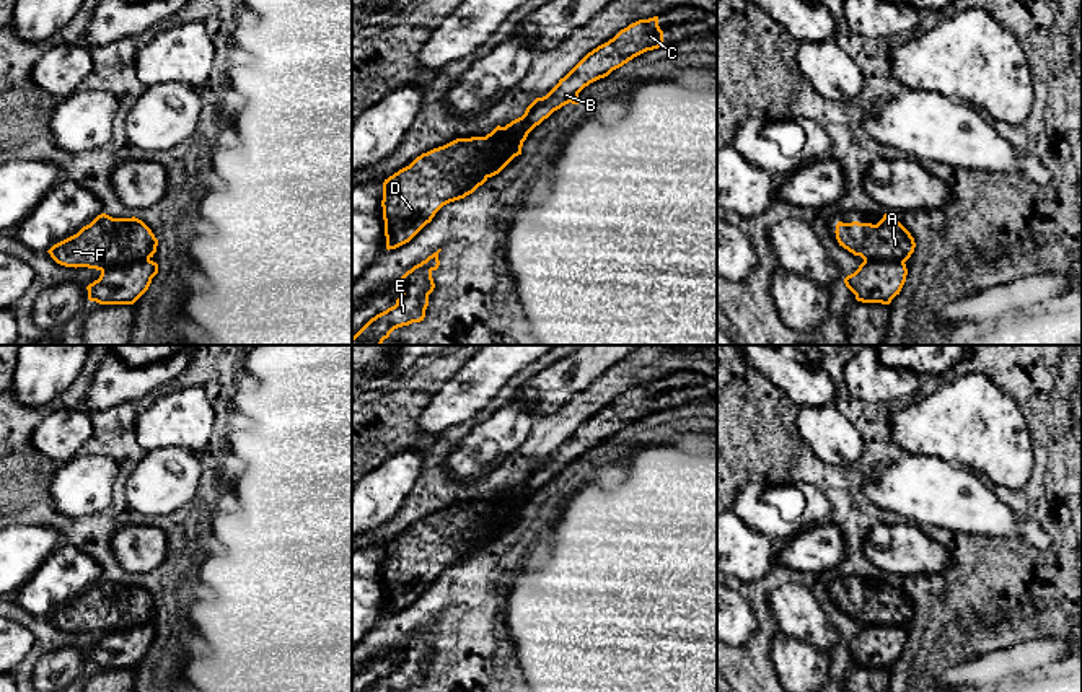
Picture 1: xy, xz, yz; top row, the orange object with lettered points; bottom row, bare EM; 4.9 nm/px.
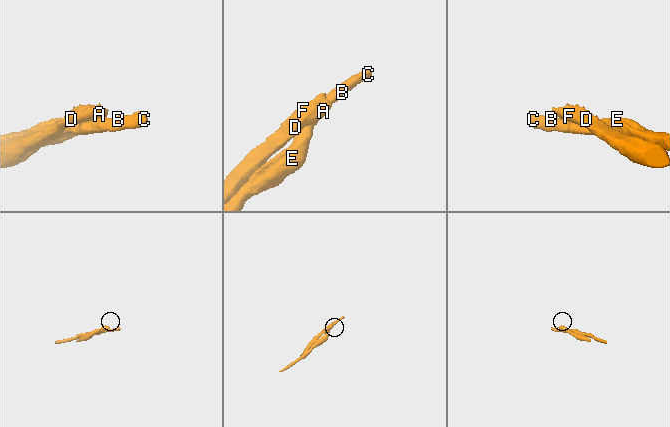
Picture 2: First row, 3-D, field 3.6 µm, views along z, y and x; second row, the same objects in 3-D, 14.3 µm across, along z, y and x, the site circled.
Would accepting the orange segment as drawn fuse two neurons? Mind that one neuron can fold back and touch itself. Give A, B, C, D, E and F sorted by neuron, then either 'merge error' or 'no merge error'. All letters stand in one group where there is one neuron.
groups A D F / B C E; merge error

